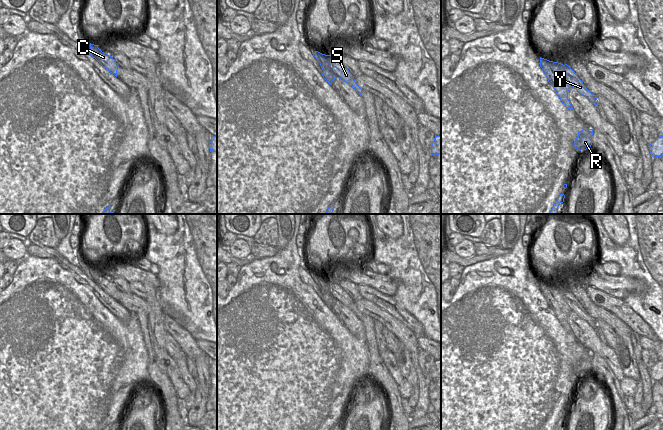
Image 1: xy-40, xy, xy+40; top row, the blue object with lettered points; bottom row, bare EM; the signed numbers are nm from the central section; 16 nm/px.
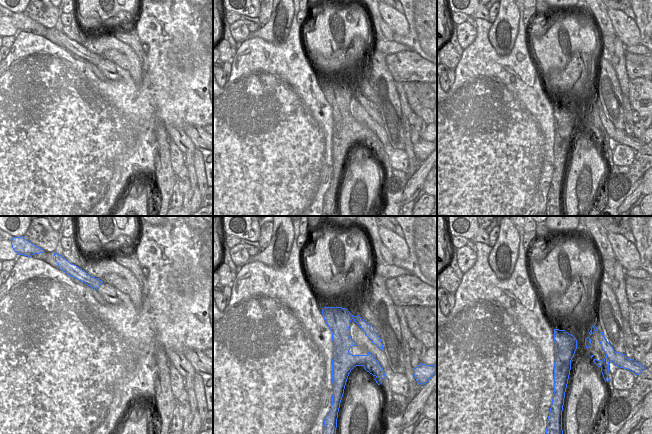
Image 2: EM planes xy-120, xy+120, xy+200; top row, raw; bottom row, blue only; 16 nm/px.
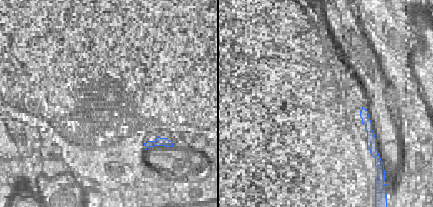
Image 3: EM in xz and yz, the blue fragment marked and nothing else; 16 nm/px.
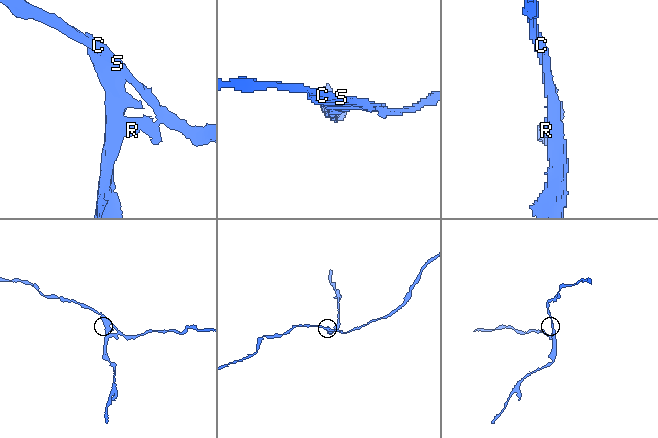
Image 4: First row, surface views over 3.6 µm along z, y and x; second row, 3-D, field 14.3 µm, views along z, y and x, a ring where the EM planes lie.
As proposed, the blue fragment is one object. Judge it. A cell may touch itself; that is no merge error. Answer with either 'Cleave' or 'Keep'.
Cleave

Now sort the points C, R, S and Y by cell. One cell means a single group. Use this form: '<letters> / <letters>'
C S Y / R

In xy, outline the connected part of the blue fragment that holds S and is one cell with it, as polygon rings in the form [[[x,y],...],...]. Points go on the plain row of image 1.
[[[318,276],[320,280],[322,280],[326,286],[330,289],[330,291],[333,293],[333,296],[342,302],[343,305],[348,307],[350,310],[352,310],[355,315],[361,320],[362,313],[356,308],[354,300],[349,296],[348,293],[346,293],[338,283],[333,281],[332,279],[325,279],[320,276]]]

